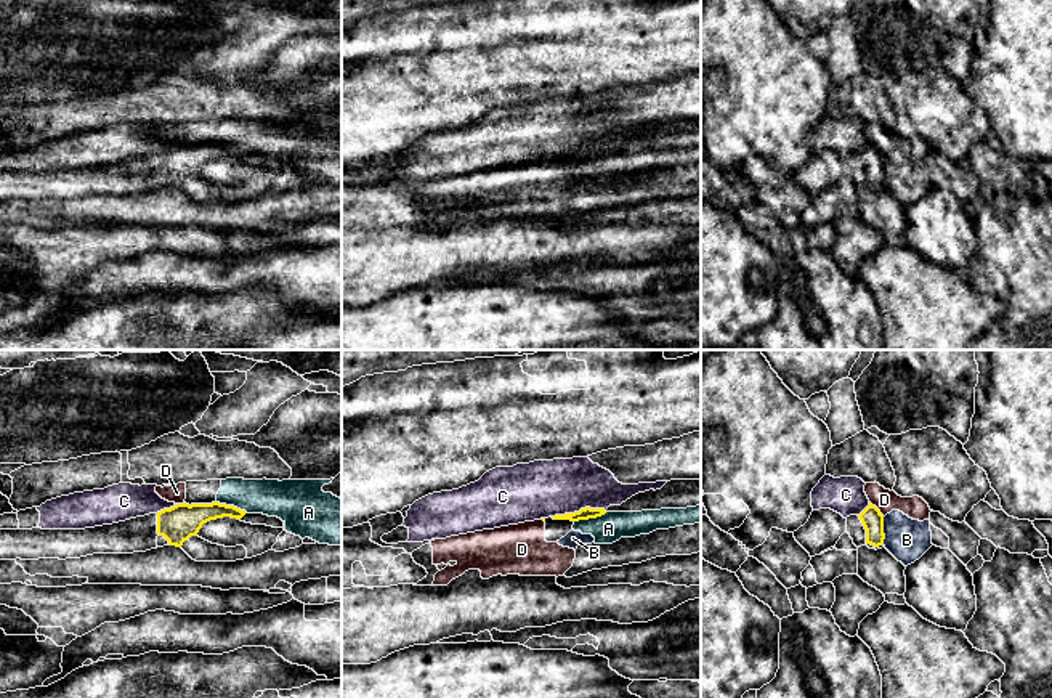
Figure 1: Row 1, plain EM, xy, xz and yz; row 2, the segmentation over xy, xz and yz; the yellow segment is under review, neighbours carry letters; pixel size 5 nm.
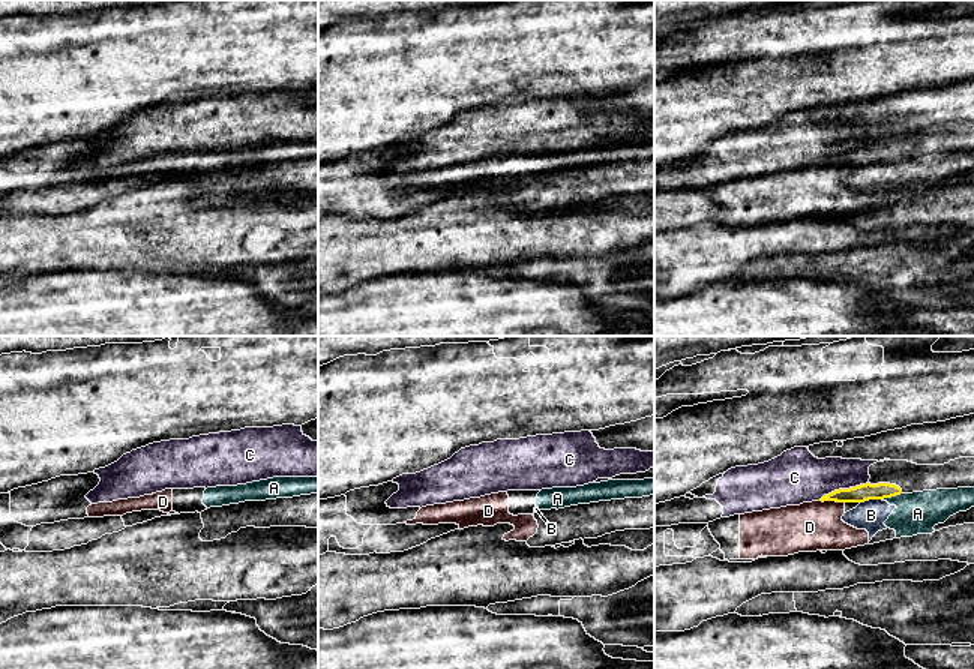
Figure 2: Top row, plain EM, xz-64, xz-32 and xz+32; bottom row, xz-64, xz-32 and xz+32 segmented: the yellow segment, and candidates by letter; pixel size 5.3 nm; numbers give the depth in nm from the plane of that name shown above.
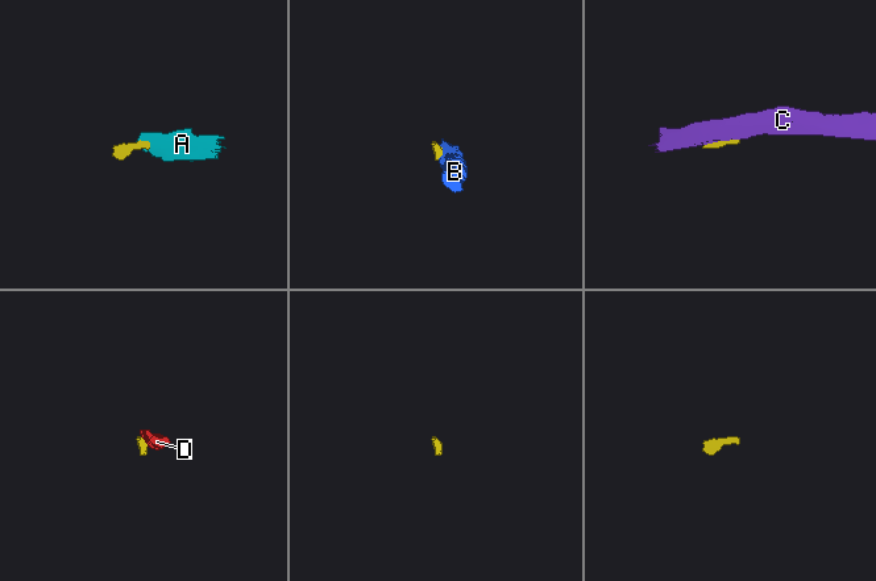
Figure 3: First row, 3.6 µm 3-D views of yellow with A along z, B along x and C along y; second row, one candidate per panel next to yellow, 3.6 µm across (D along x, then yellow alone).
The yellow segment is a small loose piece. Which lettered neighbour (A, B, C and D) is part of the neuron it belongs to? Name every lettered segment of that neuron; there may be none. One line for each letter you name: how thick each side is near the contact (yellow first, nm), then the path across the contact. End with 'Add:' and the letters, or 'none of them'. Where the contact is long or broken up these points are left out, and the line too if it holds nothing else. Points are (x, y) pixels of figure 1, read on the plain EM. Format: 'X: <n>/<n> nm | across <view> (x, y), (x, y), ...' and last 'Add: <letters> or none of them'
Add: none of them

